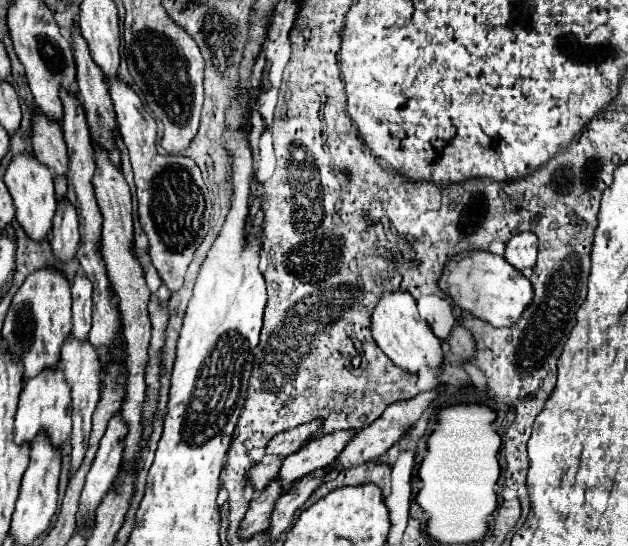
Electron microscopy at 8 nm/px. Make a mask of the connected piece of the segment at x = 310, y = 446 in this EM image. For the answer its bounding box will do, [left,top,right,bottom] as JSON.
[277,430,353,492]

